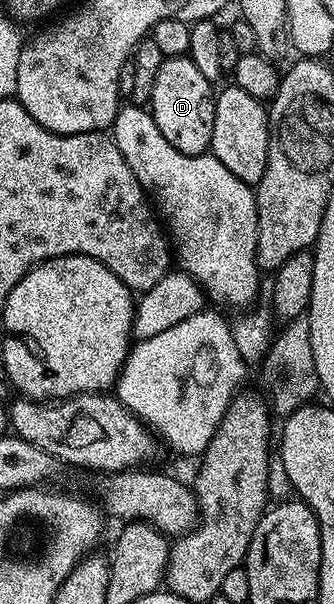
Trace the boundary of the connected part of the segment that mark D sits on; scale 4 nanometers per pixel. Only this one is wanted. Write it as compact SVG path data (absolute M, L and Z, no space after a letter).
M183 55L167 57L159 65L159 73L155 73L155 85L151 89L147 107L153 116L155 125L159 125L159 133L163 133L163 137L167 137L167 141L171 141L171 145L175 145L175 149L179 149L179 153L203 155L210 150L215 105L214 84L209 83L207 77L203 77L203 73L199 73L199 69L195 69L195 65L188 57Z

